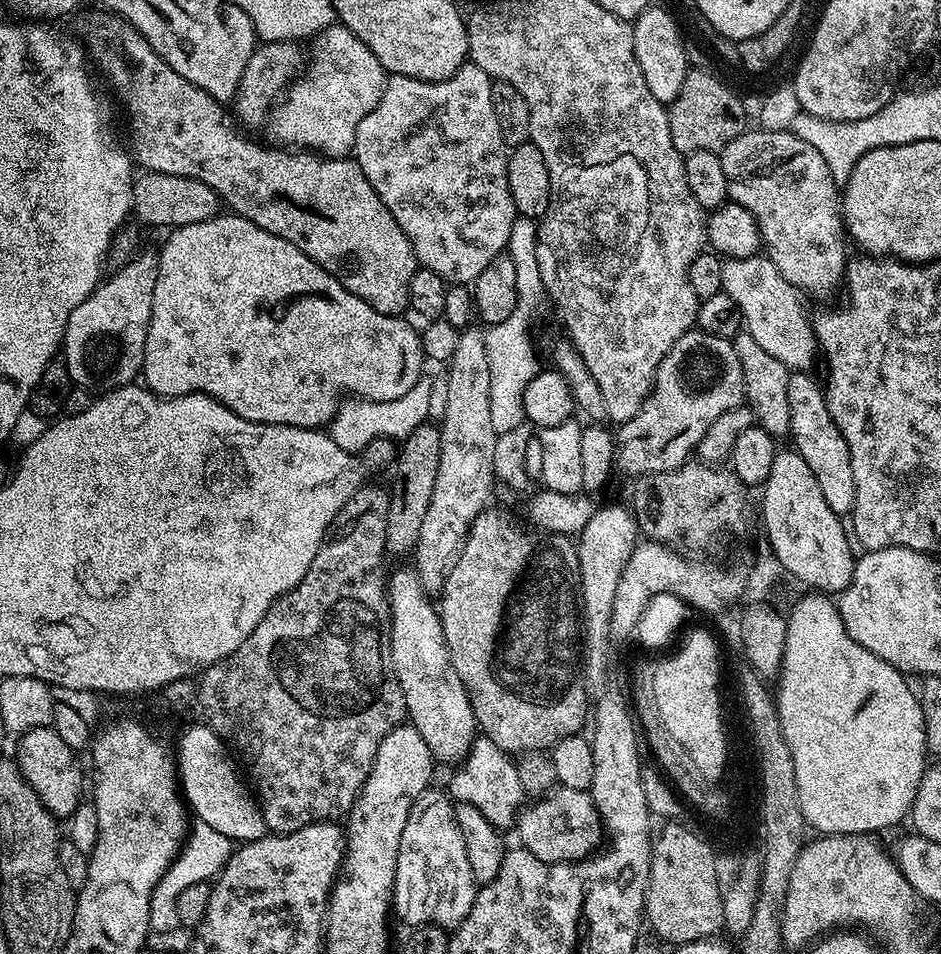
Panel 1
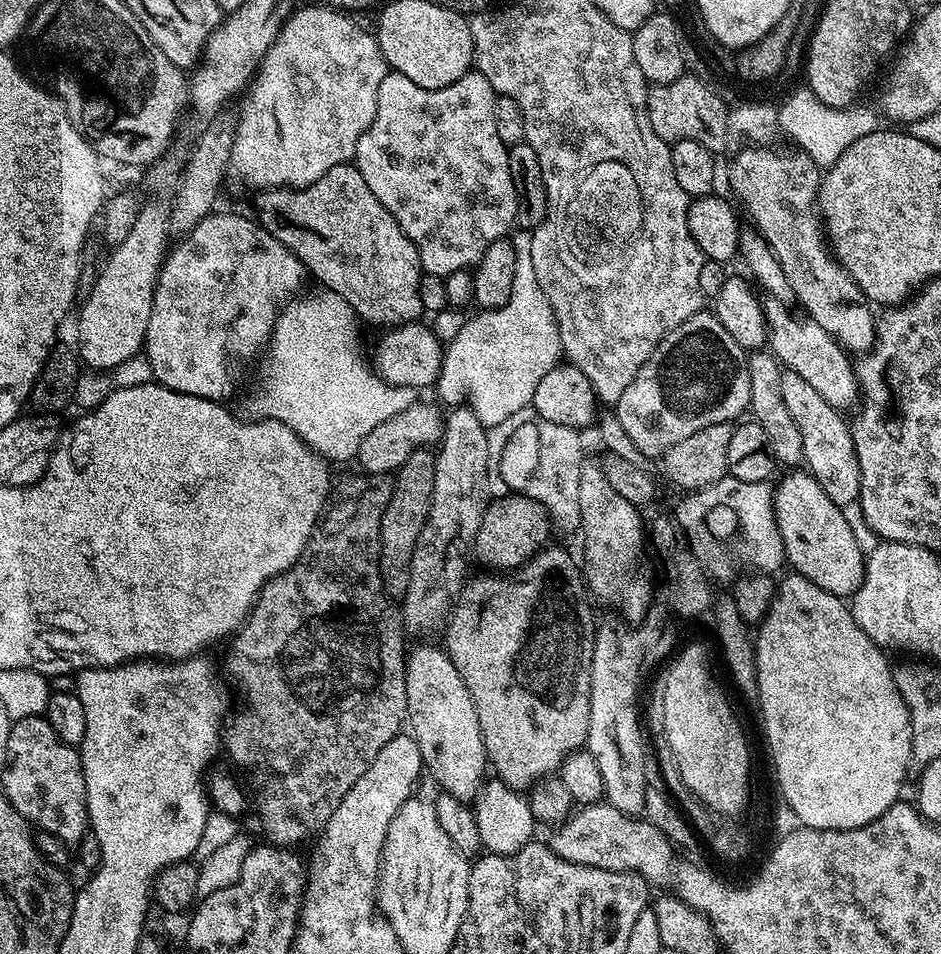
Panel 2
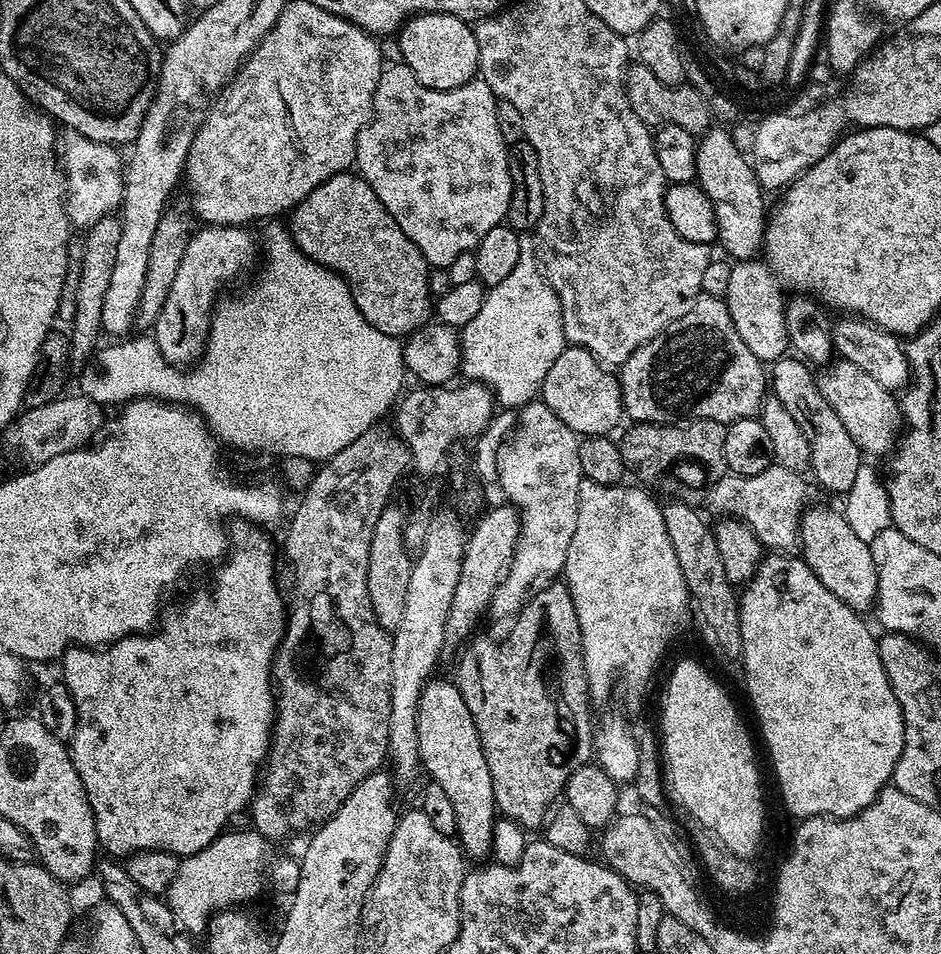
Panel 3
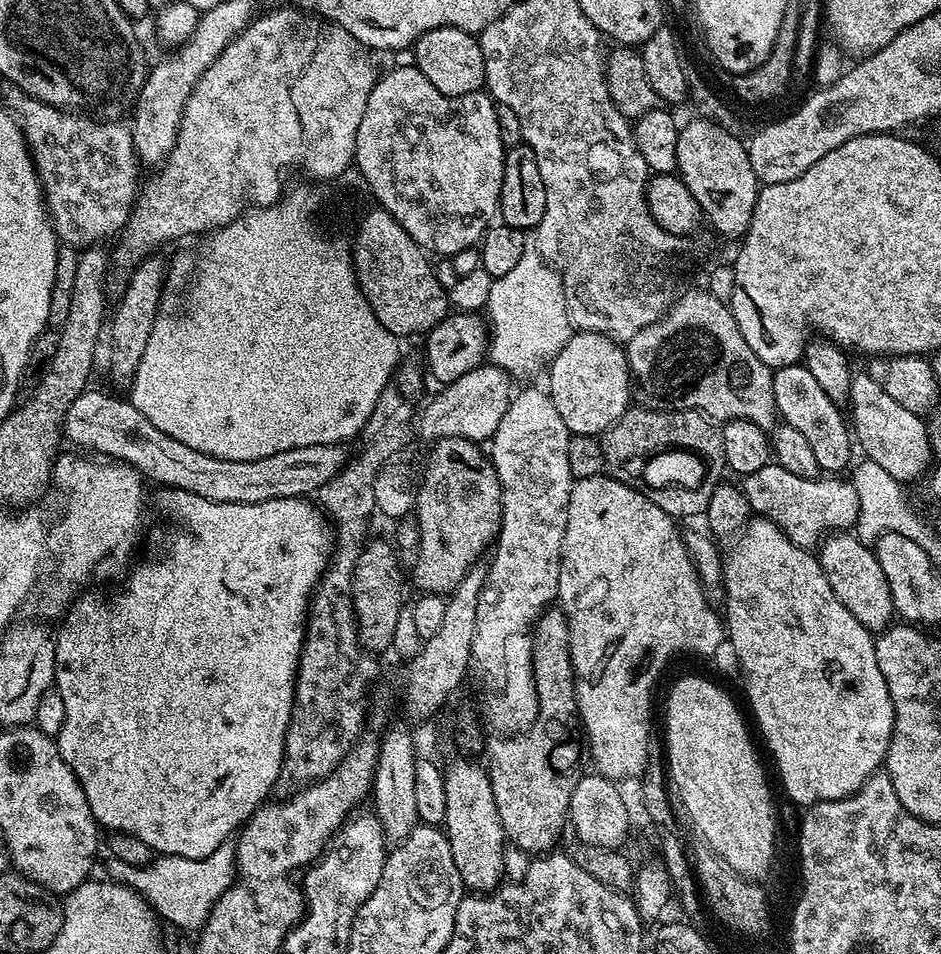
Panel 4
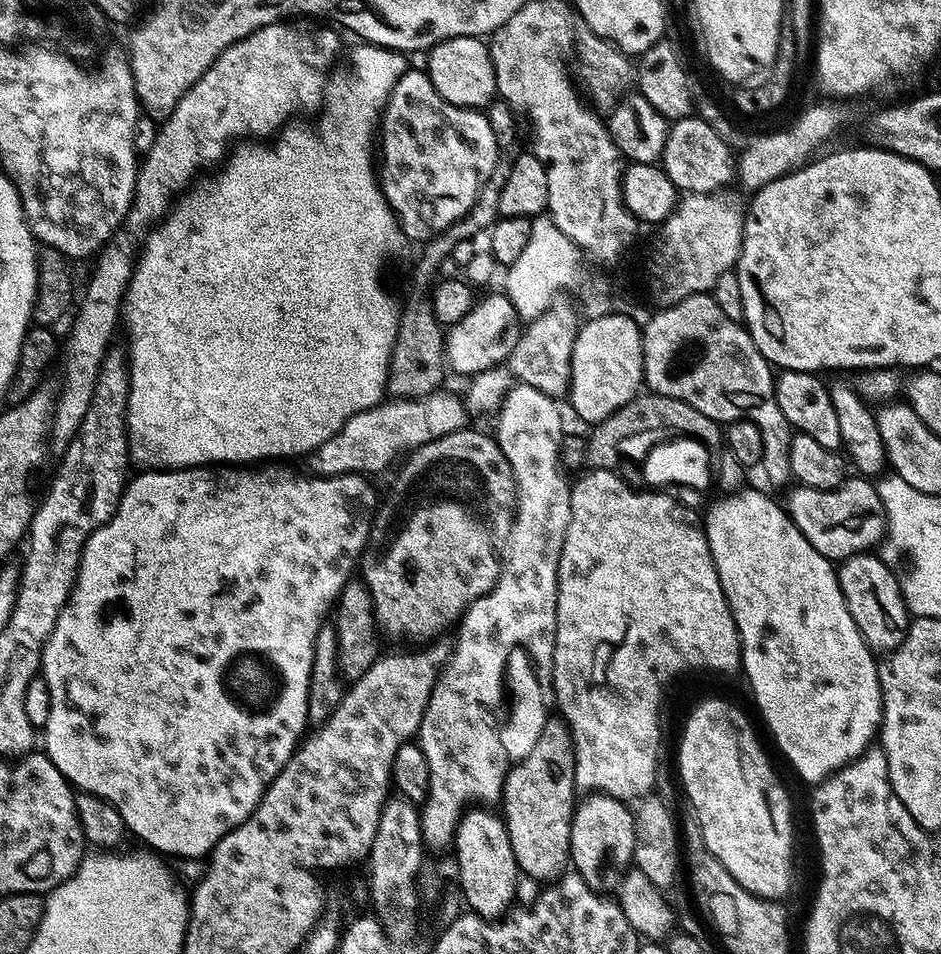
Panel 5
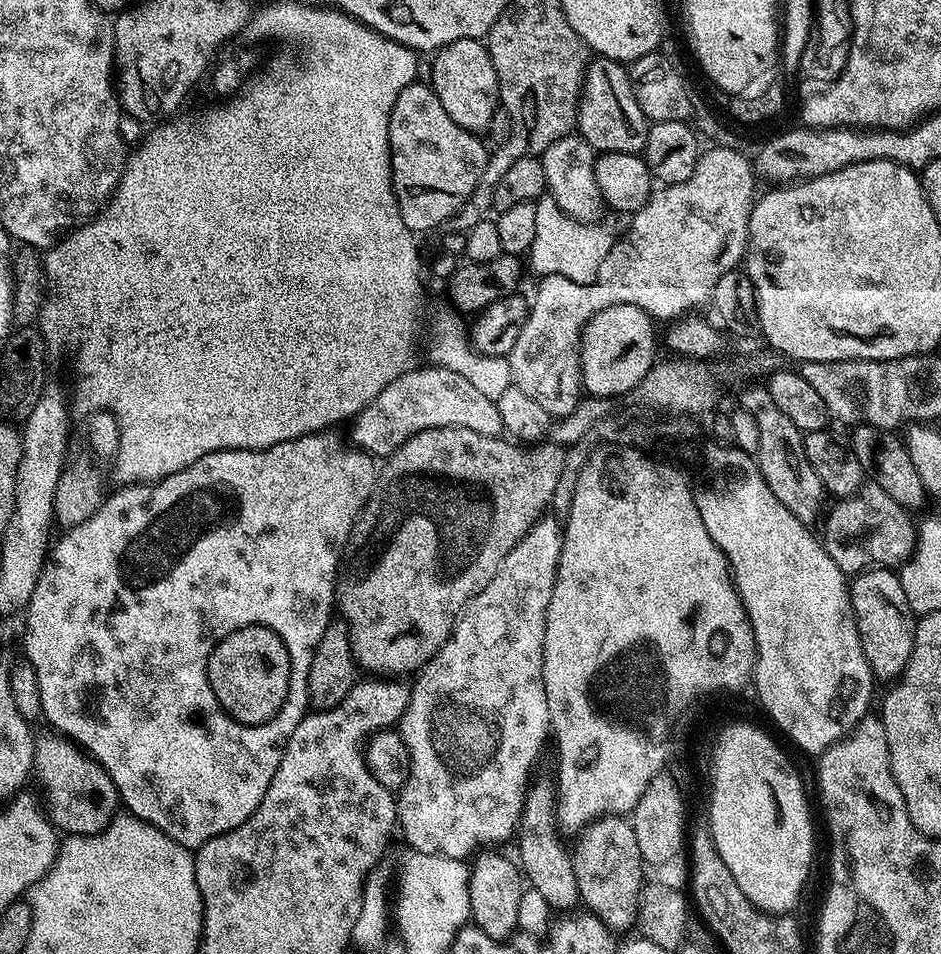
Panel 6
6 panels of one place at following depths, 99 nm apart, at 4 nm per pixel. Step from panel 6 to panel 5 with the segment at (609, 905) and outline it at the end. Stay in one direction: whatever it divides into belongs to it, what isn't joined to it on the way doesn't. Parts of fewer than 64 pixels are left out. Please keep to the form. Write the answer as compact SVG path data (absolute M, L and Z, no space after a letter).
M599 794L581 799L572 814L570 834L571 867L595 892L611 893L620 884L634 860L636 851L636 818L623 800Z

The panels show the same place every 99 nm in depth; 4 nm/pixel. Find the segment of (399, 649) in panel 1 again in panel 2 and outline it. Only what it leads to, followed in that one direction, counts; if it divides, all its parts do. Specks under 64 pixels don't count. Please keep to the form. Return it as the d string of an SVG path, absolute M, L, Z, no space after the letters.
M420 642L416 649L409 651L406 656L406 663L404 665L404 681L406 682L406 698L408 699L408 718L407 723L410 725L410 734L413 738L418 742L418 750L422 754L422 758L424 759L424 767L426 769L427 775L432 775L434 779L437 780L441 785L439 786L443 791L449 792L451 796L454 798L458 798L459 800L463 800L465 802L475 801L476 797L480 793L480 789L486 780L486 775L484 775L484 768L486 772L486 765L488 764L488 755L486 754L486 750L484 749L484 739L482 738L482 730L478 726L478 710L474 710L474 698L470 698L470 690L466 690L466 682L462 682L462 674L458 674L458 670L454 670L454 662L449 658L447 651L443 647L435 648L434 645L428 644L432 642Z

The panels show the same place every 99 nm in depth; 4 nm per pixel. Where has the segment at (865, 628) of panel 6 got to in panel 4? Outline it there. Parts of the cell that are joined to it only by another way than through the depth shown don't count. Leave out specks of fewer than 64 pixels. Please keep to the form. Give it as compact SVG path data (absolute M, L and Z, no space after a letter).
M832 534L819 545L818 559L820 569L826 574L842 606L846 606L846 610L850 610L850 614L854 614L854 618L858 618L864 628L873 634L879 634L893 623L890 586L875 551L869 545L867 548L862 541L855 540L852 534Z

